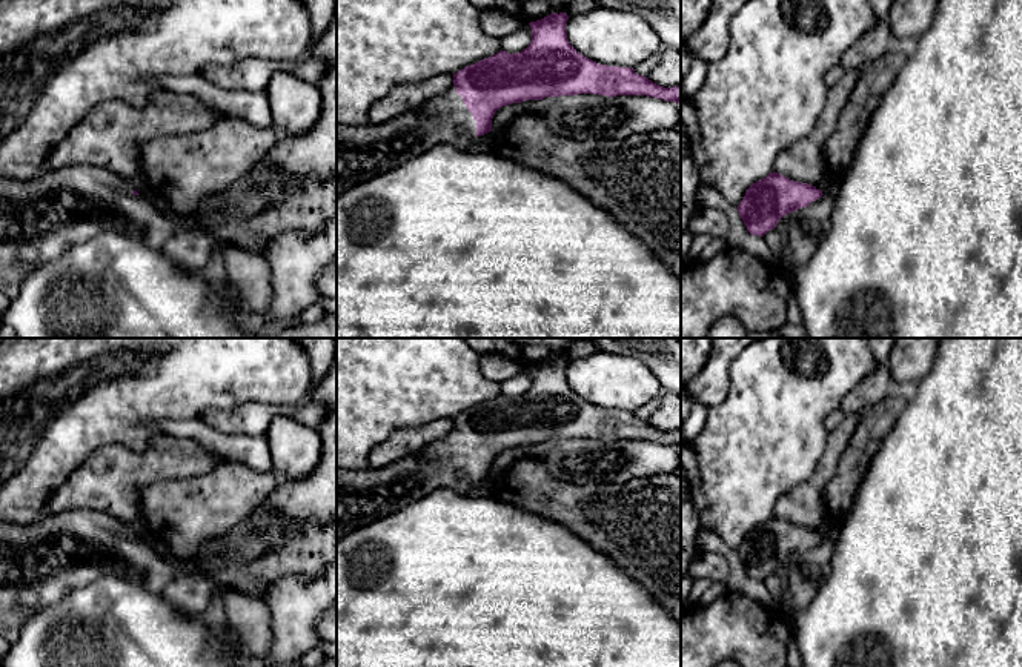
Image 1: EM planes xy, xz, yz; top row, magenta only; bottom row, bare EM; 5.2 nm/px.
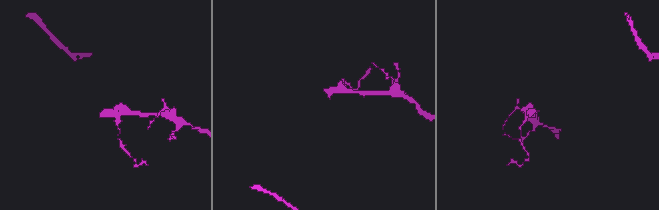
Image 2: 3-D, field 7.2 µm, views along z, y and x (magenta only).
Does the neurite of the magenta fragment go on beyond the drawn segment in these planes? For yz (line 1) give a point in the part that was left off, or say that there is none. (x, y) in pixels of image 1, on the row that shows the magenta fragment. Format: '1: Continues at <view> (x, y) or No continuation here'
1: No continuation here

